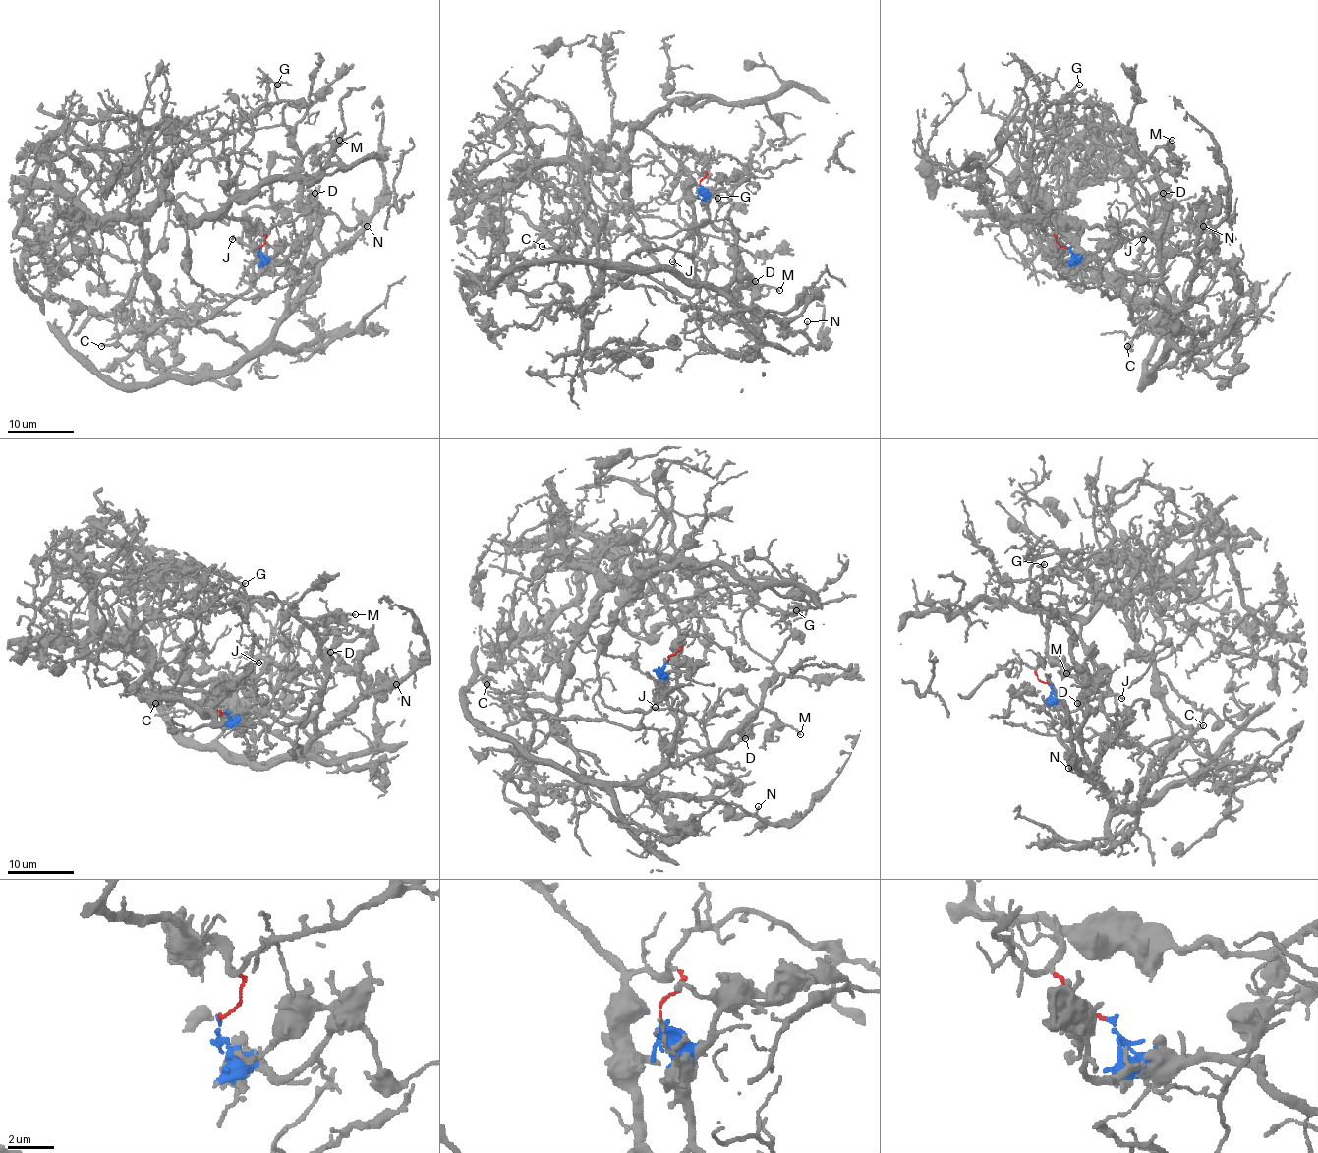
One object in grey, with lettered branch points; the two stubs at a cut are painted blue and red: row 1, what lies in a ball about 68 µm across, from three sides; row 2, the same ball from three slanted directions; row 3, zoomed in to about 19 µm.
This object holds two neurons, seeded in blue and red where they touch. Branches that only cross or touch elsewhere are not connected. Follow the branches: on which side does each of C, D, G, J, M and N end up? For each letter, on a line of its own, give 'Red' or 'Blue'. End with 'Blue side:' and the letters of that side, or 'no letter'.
C: Red
D: Blue
G: Red
J: Blue
M: Blue
N: Blue
Blue side: D, J, M, N

